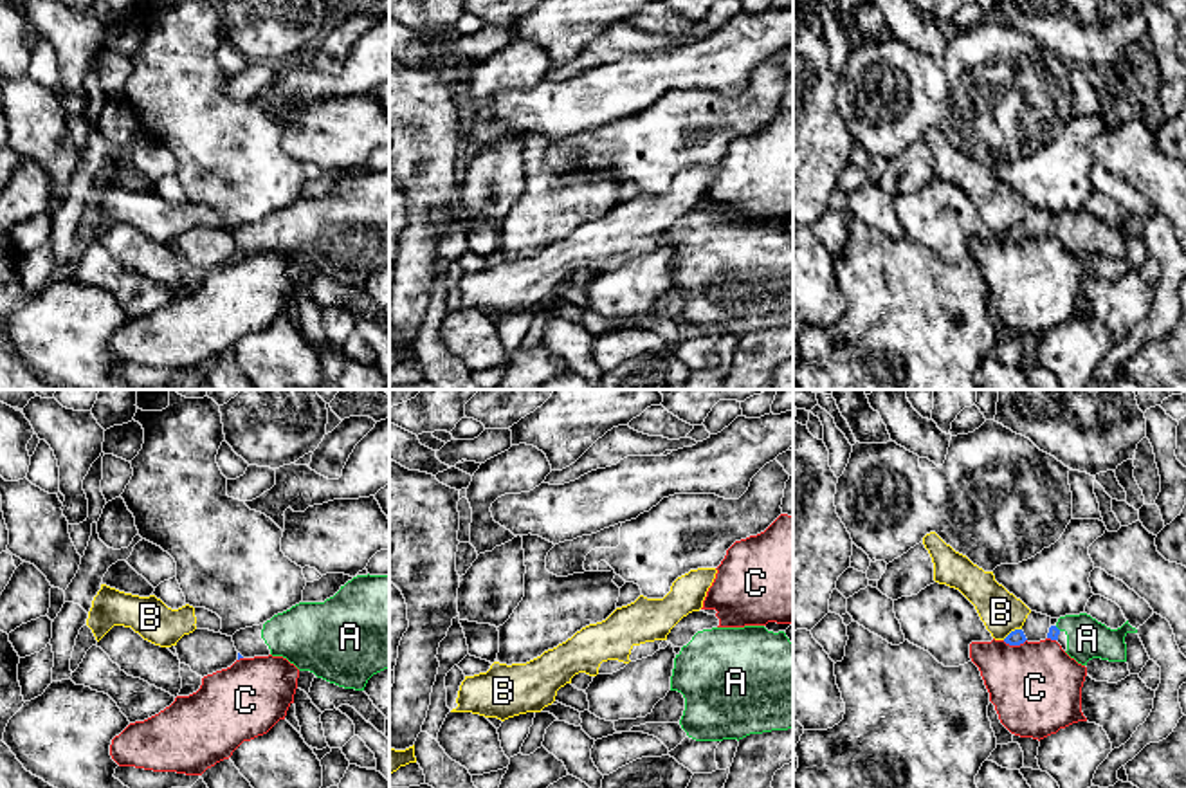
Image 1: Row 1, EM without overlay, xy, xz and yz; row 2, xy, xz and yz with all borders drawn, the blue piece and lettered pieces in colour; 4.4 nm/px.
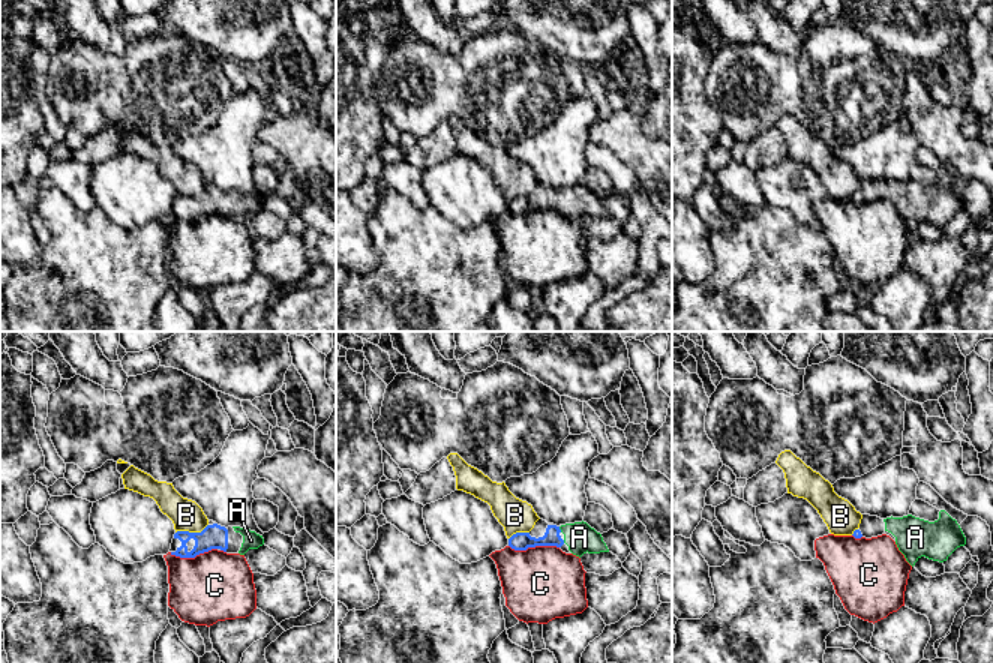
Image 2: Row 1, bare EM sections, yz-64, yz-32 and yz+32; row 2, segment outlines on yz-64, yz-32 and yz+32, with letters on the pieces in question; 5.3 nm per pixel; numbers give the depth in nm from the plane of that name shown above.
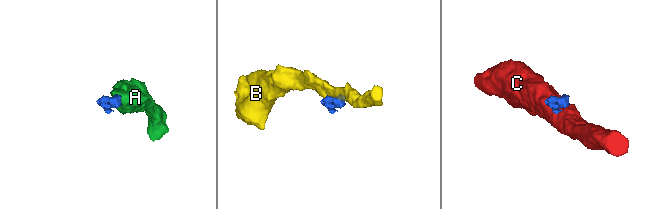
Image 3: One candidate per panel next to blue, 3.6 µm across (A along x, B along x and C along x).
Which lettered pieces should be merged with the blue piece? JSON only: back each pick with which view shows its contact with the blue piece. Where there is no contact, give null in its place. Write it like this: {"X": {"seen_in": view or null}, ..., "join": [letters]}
{"A": {"seen_in": "yz"}, "join": ["A"]}

